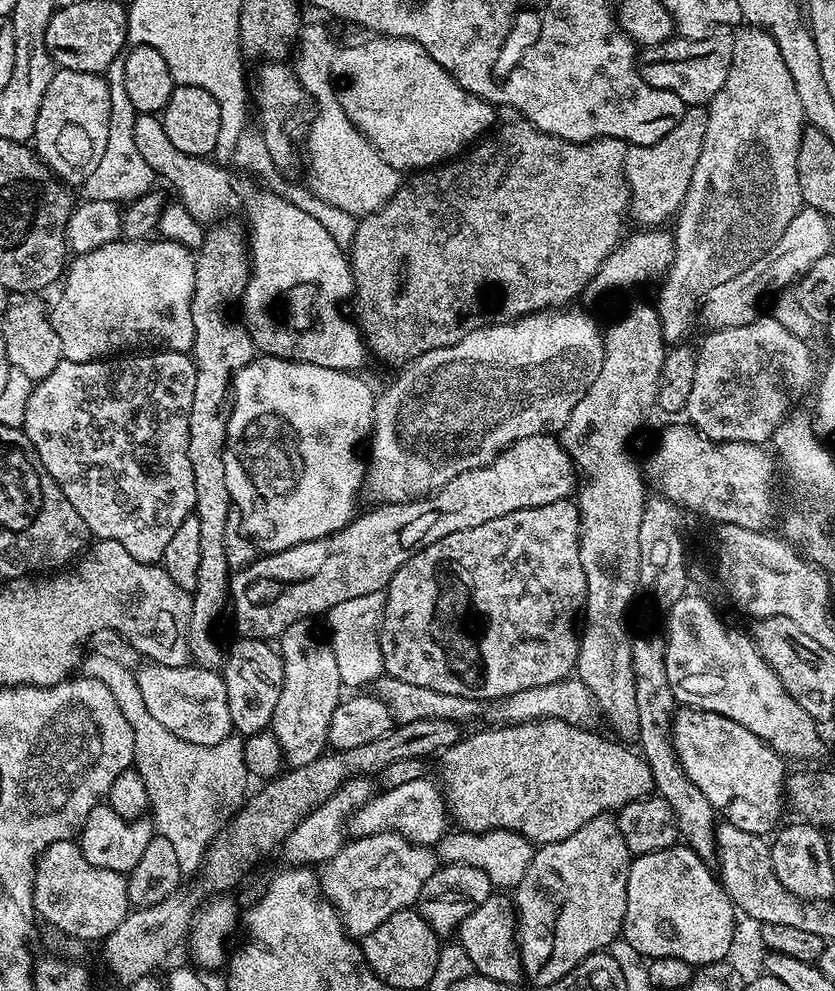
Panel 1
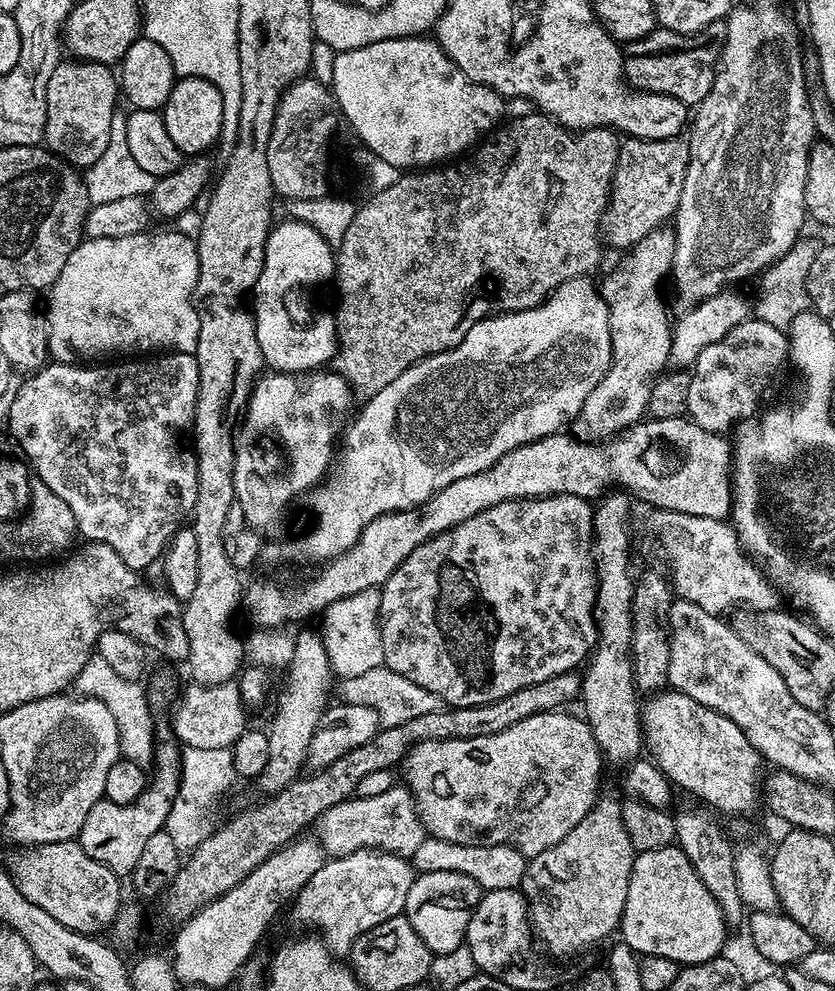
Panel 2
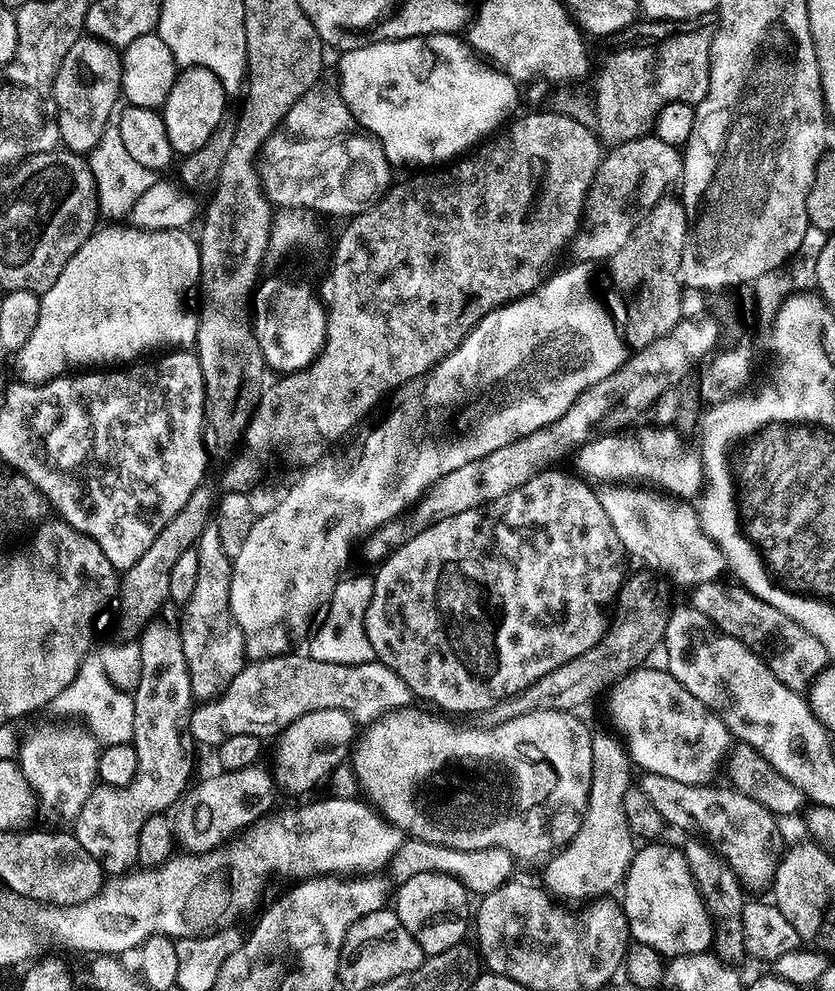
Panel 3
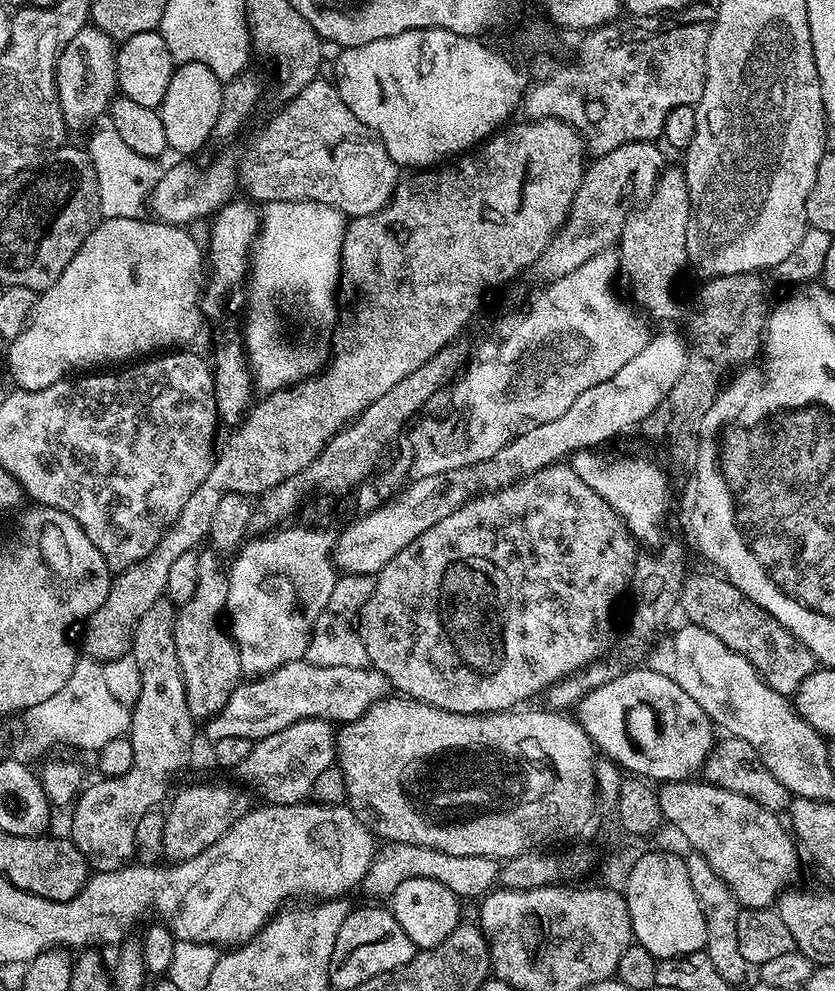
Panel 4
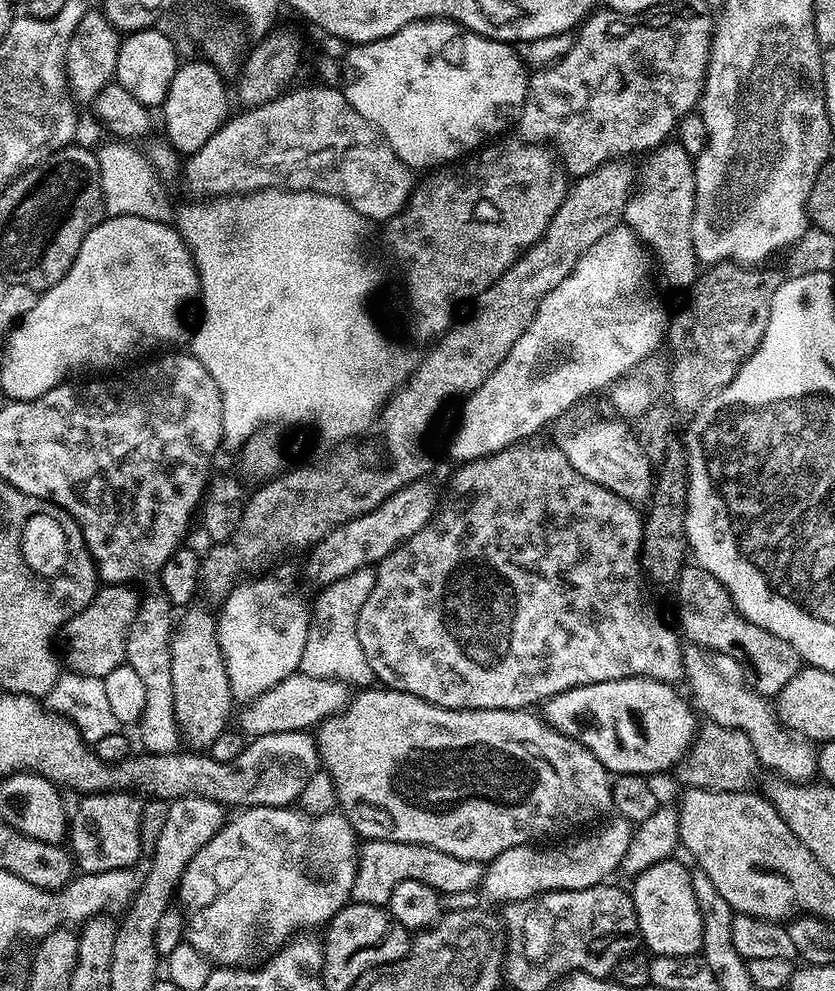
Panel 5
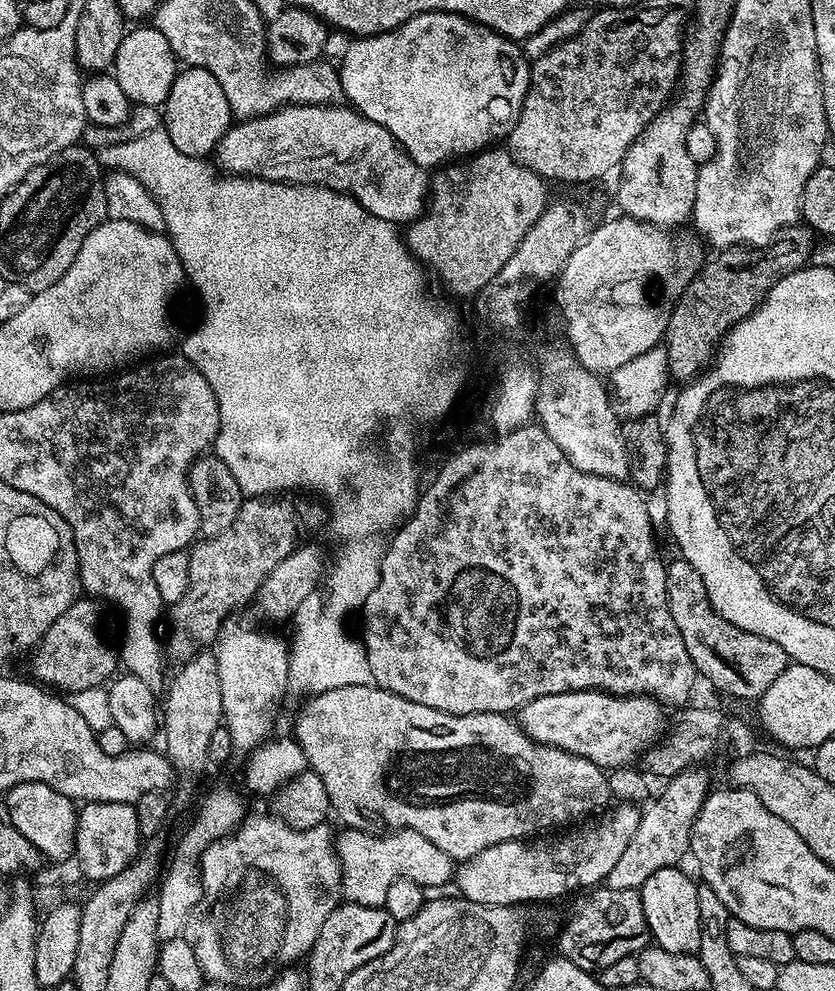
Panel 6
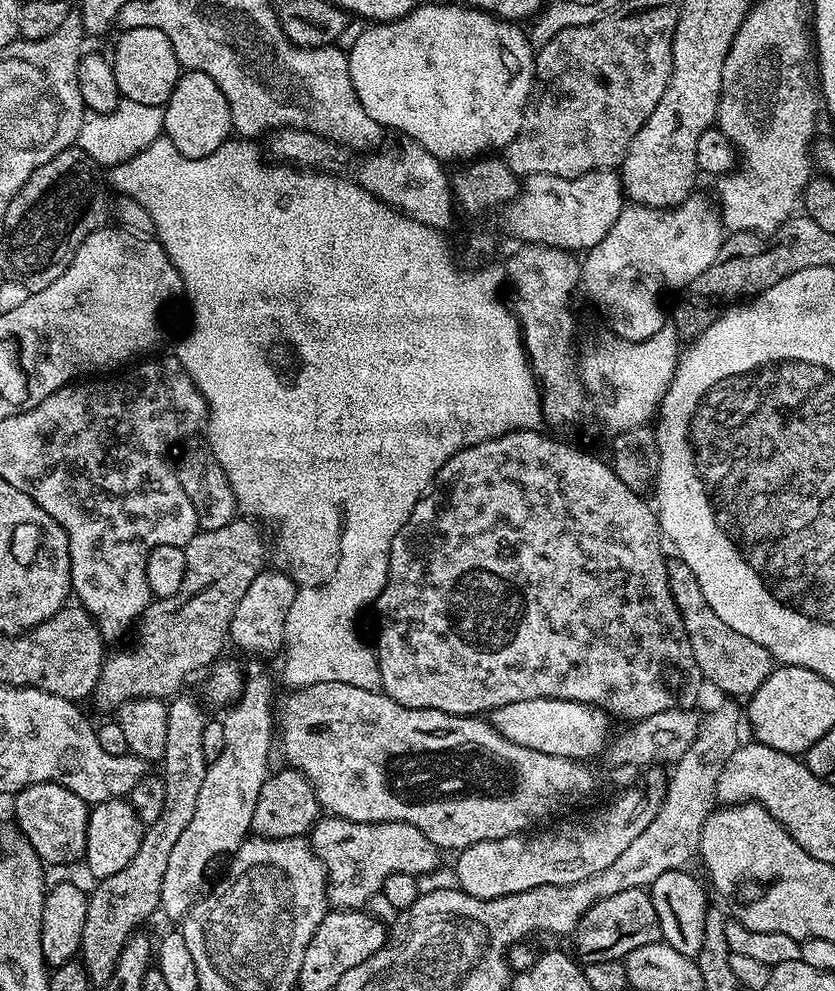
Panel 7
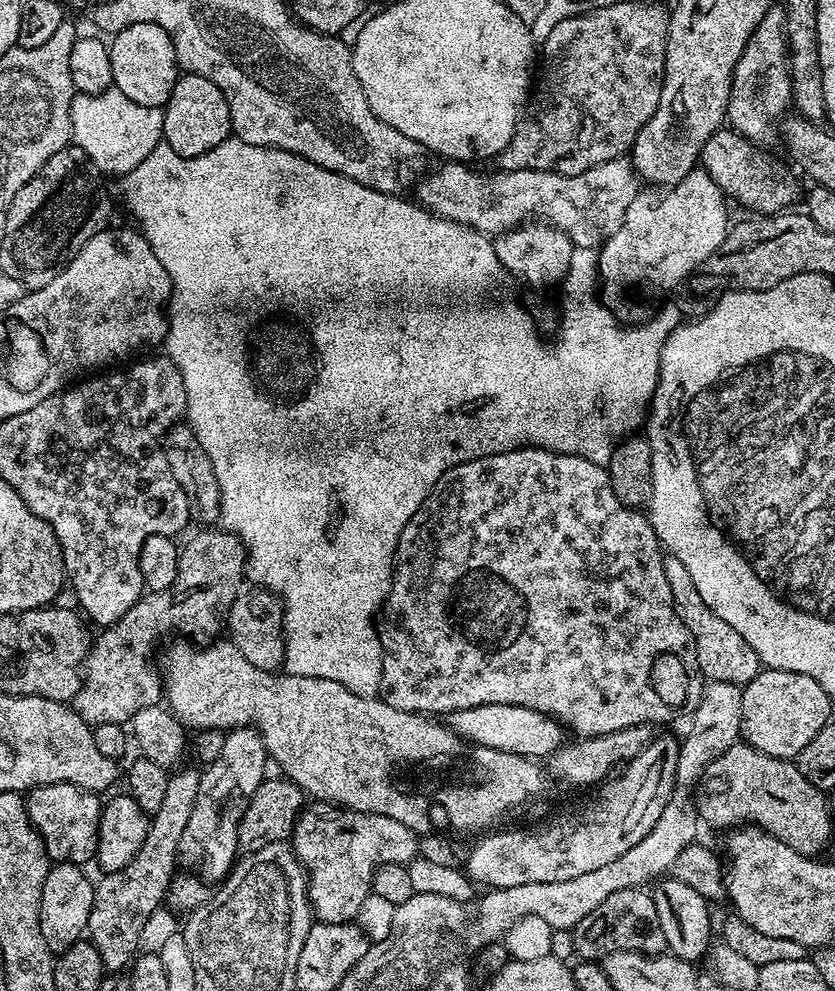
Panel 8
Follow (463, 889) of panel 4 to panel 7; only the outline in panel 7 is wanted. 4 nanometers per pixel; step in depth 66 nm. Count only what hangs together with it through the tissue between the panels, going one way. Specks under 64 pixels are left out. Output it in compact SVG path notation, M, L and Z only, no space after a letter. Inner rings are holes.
M321 815L310 833L310 843L316 856L324 863L324 873L328 876L328 903L336 910L360 910L372 899L379 897L384 891L386 878L390 874L410 874L417 878L441 867L441 849L422 834L414 826L406 822L390 822L389 824L359 824L350 822L341 816Z

